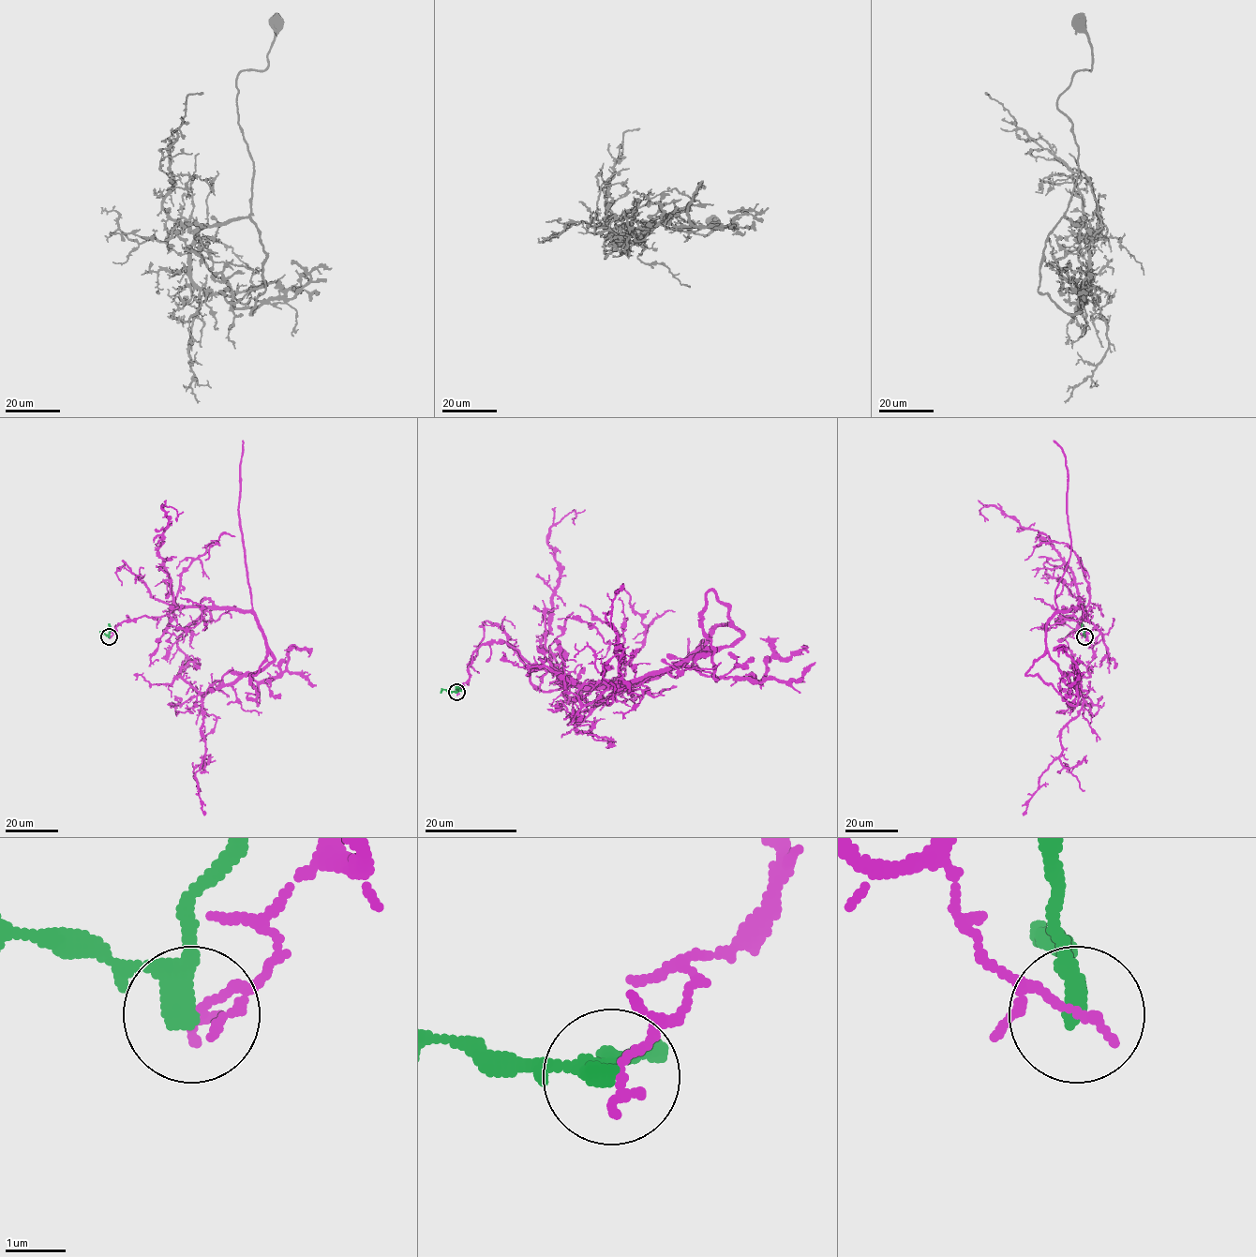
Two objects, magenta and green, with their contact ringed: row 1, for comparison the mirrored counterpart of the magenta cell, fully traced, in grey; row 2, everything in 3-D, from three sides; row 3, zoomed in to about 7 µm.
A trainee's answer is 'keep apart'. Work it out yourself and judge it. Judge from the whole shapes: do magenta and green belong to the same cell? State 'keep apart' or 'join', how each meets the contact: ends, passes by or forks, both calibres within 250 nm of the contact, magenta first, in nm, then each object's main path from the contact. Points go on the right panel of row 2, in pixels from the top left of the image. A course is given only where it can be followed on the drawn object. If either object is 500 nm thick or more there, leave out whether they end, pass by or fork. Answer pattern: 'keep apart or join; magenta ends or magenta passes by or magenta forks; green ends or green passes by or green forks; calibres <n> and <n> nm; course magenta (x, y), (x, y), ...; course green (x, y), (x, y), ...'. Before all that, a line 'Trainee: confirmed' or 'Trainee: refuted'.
Trainee: confirmed
keep apart; magenta ends; green passes by; calibres 180 and 320 nm; course magenta (1084, 636), (1056, 620), (1082, 607), (1046, 627), (1049, 657), (1083, 707), (1023, 815); course green (1084, 636), (1082, 623)

